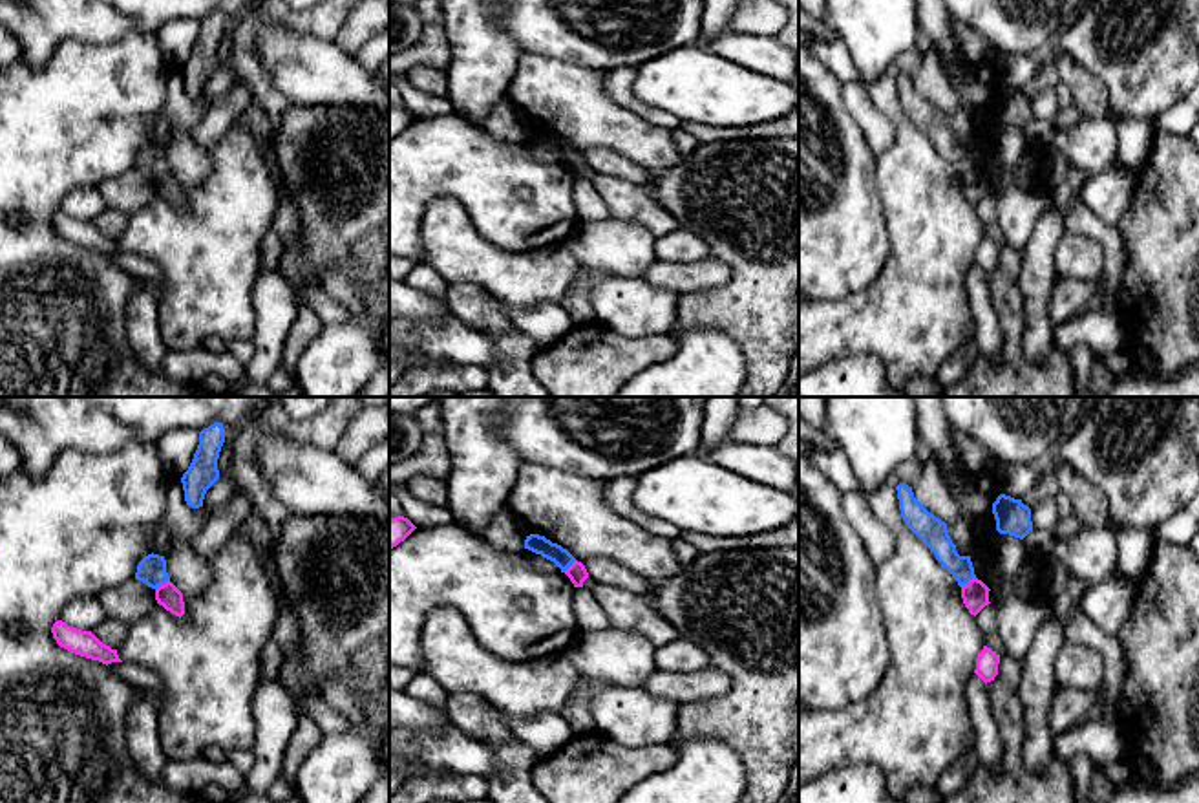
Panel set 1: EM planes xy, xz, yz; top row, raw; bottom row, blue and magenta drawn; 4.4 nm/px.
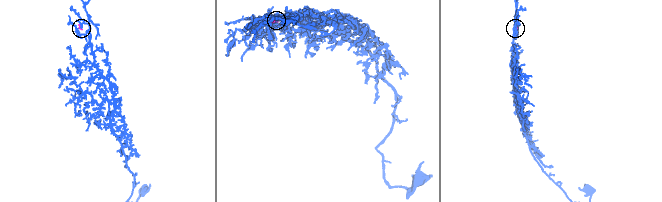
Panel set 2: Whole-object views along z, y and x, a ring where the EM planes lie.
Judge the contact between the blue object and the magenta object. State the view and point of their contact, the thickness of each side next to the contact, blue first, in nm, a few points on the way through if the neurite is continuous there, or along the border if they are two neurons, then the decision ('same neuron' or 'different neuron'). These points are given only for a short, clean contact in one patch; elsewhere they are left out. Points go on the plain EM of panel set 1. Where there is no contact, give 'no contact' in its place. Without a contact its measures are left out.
contact yz (967, 172); calibres 110 and 120 nm; border yz (975, 167), (960, 176); different neuron

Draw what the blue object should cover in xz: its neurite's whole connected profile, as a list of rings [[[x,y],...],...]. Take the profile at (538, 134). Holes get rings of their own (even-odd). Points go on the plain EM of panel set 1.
[[[539,124],[526,126],[525,139],[554,152],[561,163],[565,163],[576,152],[576,148],[567,139]]]

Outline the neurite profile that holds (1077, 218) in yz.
[[[1073,201],[1064,212],[1062,221],[1067,232],[1089,236],[1100,243],[1104,252],[1102,280],[1106,284],[1104,311],[1117,313],[1126,265],[1124,238],[1119,227],[1098,219],[1082,201]]]

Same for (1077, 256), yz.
[[[1064,232],[1053,254],[1056,276],[1095,284],[1104,271],[1104,252],[1089,236]]]

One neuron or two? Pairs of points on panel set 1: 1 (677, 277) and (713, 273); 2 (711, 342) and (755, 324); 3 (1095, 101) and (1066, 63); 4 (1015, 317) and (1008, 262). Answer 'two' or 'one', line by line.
1: one
2: two
3: one
4: one

